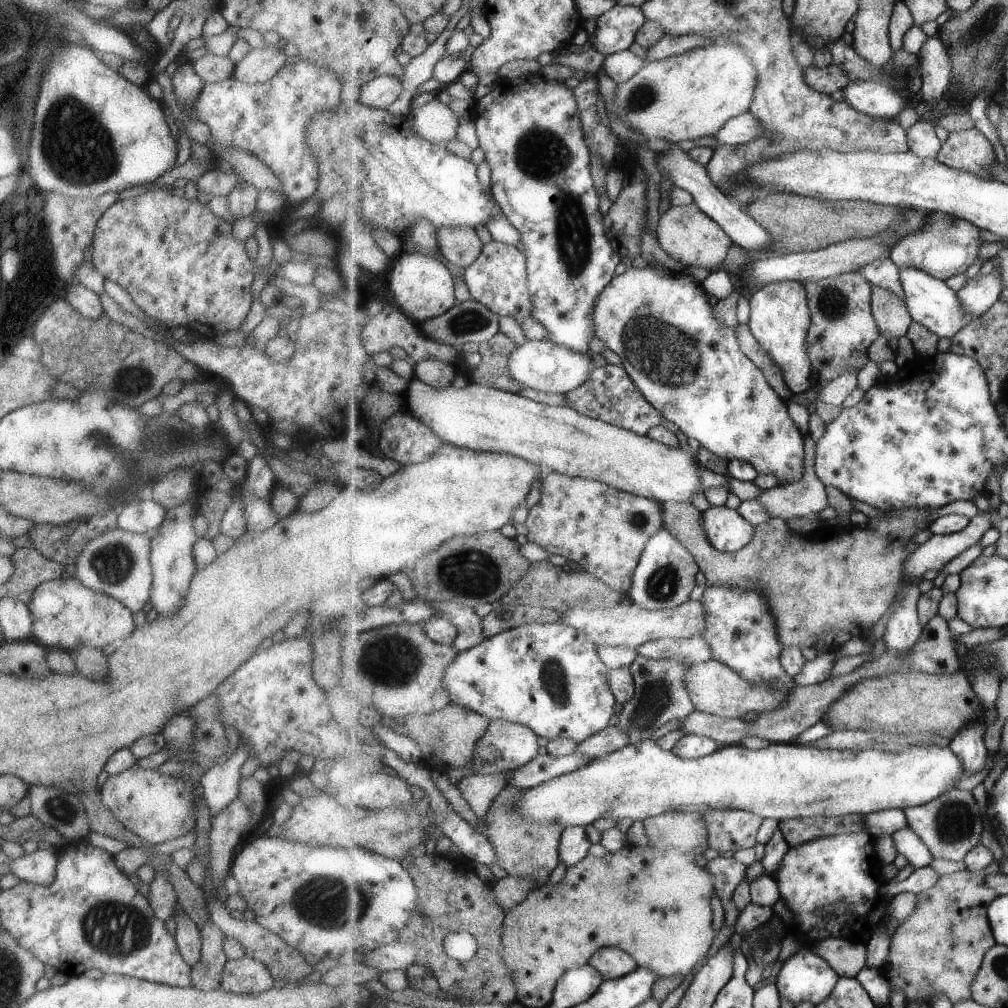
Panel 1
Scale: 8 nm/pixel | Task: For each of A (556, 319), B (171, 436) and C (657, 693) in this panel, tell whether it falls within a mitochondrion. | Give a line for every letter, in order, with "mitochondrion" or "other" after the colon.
A: other
B: mitochondrion
C: mitochondrion

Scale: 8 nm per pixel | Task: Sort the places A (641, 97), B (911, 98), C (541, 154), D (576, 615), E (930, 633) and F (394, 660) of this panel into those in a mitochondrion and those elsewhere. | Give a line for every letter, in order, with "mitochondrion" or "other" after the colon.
A: mitochondrion
B: other
C: mitochondrion
D: other
E: other
F: mitochondrion

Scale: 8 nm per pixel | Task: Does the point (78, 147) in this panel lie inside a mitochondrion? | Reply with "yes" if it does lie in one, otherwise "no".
yes

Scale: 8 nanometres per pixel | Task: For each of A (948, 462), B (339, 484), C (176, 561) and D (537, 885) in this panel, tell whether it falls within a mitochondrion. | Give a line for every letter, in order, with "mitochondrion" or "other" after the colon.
A: other
B: other
C: other
D: other

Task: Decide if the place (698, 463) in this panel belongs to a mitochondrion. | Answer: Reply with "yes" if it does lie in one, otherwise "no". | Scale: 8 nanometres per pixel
no

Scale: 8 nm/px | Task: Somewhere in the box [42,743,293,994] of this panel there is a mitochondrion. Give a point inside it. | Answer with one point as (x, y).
(116, 930)

